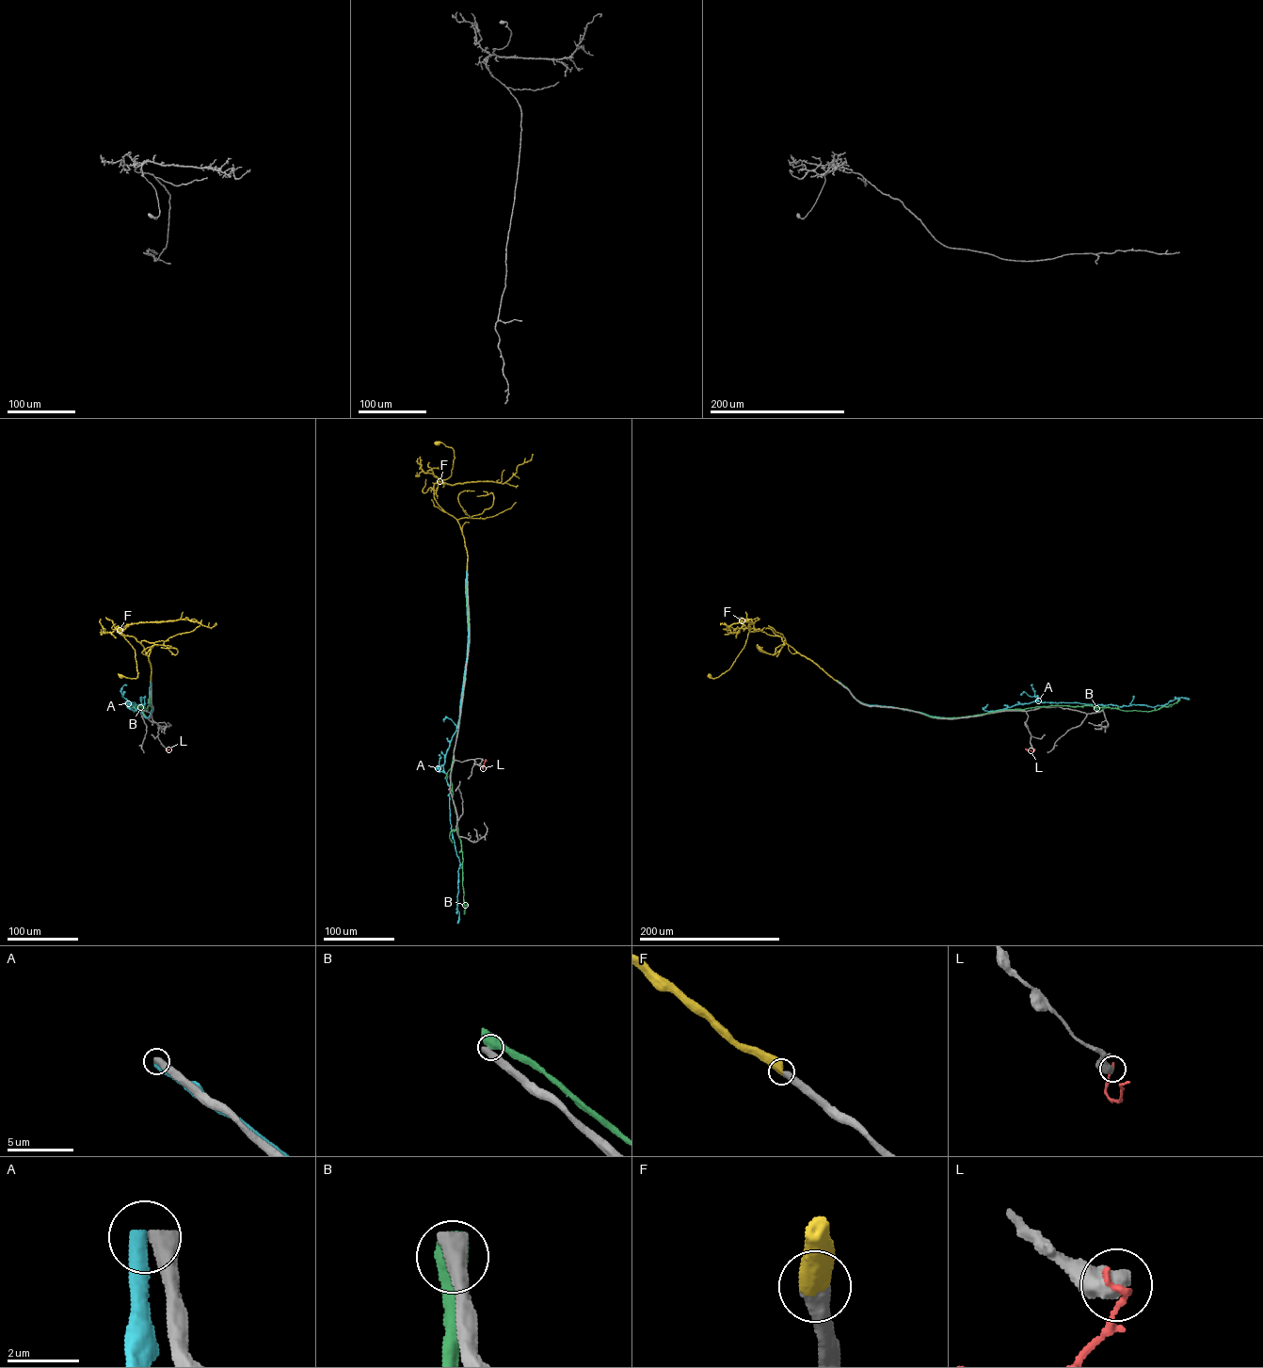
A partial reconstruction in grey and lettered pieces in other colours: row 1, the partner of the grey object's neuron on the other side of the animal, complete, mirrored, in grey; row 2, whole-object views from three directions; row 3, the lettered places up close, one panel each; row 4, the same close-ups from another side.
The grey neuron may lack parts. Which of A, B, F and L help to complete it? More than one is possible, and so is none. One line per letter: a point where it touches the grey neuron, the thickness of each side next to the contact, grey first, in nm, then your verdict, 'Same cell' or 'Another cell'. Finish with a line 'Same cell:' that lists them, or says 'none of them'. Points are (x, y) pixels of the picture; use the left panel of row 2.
A: Touches grey at (150, 682). Thickness 550 nm (grey) against 500 nm. Another cell
B: Touches grey at (151, 681). Thickness 650 nm (grey) against 550 nm. Another cell
F: Touches grey at (151, 681). Thickness 550 nm (grey) against 650 nm. Same cell
L: Touches grey at (167, 749). Thickness 700 nm (grey) against 200 nm. Another cell
Same cell: F

